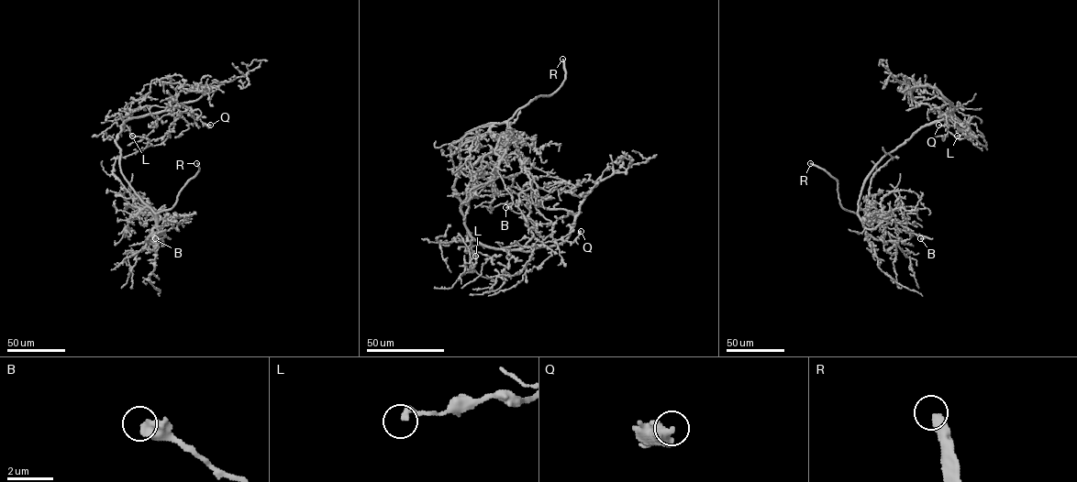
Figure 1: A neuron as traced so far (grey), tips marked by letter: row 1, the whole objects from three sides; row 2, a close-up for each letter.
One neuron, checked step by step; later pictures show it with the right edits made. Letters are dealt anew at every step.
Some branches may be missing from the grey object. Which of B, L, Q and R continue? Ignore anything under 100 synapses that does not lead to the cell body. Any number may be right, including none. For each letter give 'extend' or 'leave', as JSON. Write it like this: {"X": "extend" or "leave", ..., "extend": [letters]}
{"B": "leave", "L": "leave", "Q": "leave", "R": "extend", "extend": ["R"]}

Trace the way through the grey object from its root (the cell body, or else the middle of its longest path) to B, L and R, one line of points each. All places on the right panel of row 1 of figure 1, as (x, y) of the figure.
B: (915, 133), (876, 165), (862, 186), (858, 213), (868, 228), (893, 219), (912, 233), (926, 237), (920, 238)
L: (915, 133), (945, 118), (944, 113), (942, 118), (949, 124), (966, 129), (964, 135), (957, 136)
R: (915, 133), (876, 165), (862, 186), (856, 213), (841, 206), (838, 181), (810, 163)

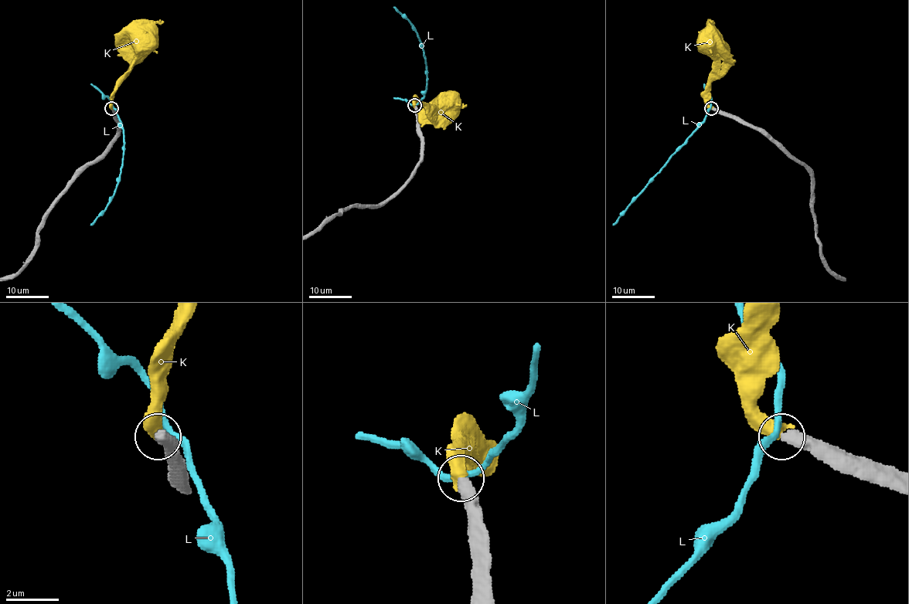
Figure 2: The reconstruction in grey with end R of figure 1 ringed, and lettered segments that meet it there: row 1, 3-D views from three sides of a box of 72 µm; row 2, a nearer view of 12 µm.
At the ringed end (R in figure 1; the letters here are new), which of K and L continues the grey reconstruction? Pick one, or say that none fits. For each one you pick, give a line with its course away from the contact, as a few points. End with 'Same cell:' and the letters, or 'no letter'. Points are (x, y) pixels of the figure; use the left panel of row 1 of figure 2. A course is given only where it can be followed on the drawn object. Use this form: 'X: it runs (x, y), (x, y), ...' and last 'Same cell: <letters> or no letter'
K: it runs (111, 108), (116, 83), (131, 69), (136, 49), (141, 42)
Same cell: K

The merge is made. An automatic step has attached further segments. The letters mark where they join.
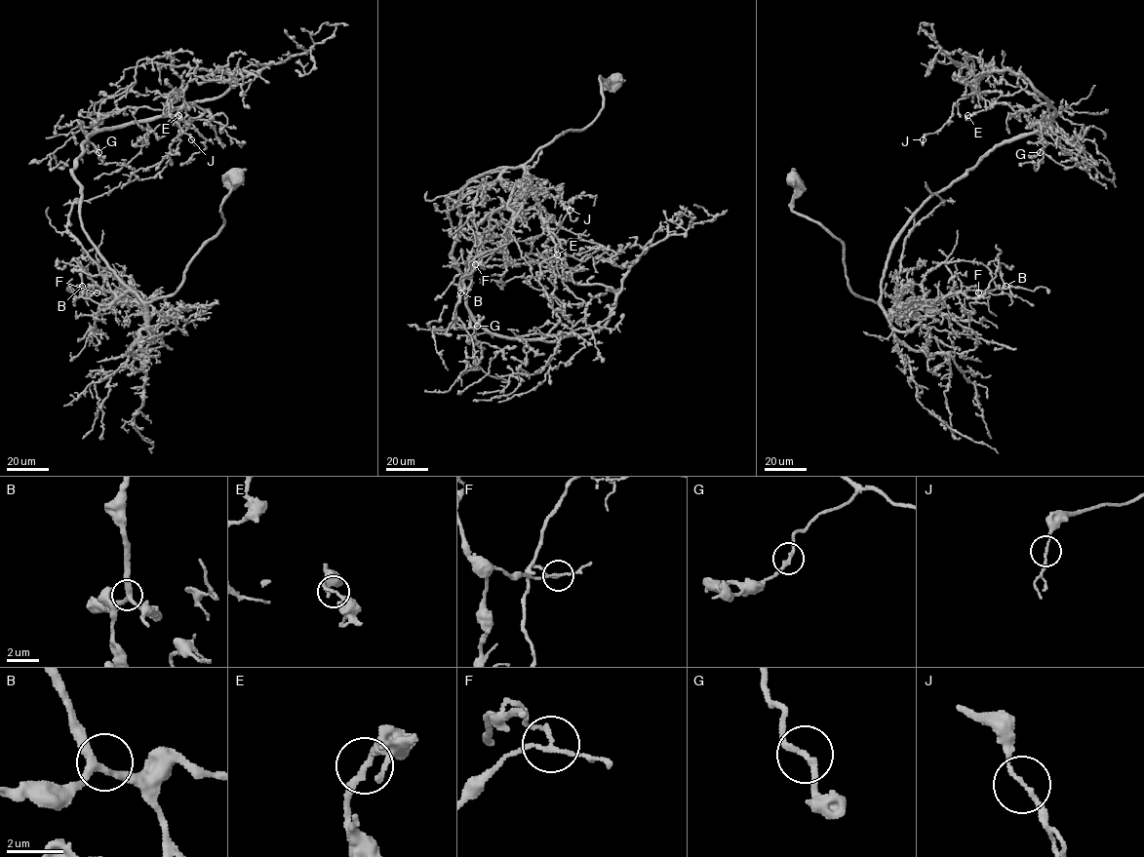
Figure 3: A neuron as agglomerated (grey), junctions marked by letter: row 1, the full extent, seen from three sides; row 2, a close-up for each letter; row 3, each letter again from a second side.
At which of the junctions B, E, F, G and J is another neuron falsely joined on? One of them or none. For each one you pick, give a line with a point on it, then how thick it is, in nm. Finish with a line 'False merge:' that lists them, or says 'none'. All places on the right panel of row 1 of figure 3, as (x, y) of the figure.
F: place (978, 292); calibre 130 nm
False merge: F

